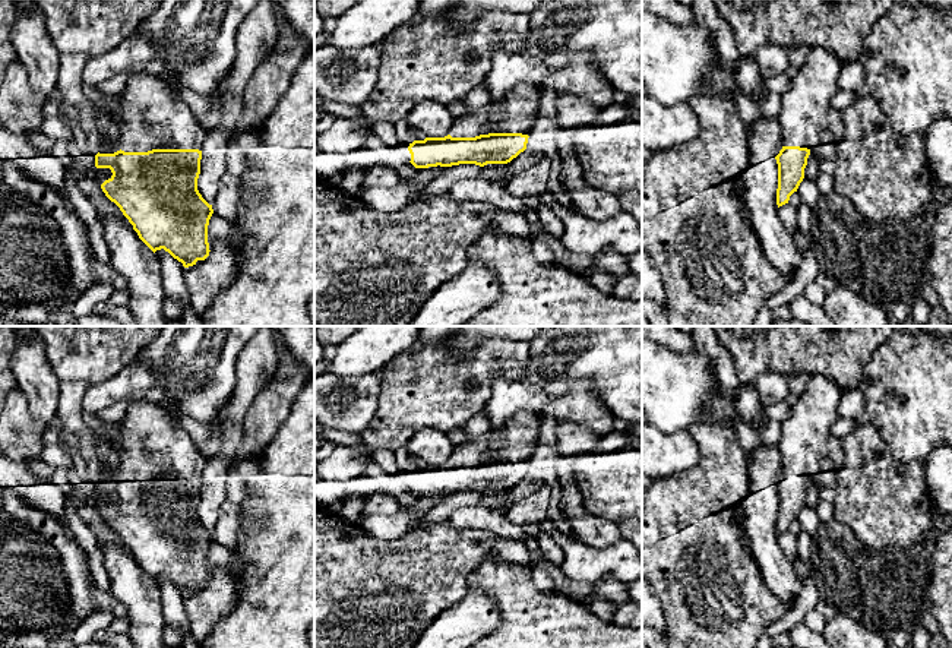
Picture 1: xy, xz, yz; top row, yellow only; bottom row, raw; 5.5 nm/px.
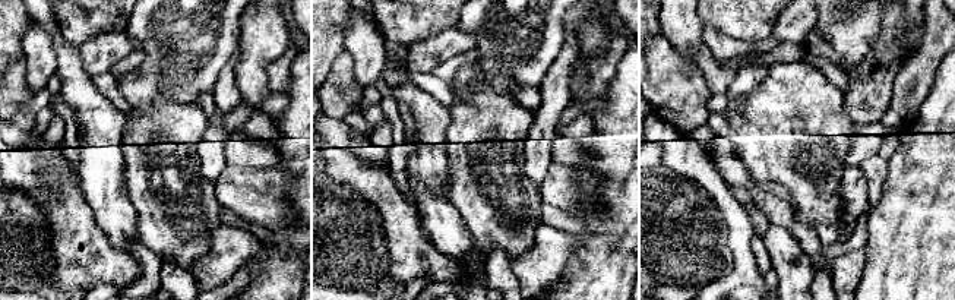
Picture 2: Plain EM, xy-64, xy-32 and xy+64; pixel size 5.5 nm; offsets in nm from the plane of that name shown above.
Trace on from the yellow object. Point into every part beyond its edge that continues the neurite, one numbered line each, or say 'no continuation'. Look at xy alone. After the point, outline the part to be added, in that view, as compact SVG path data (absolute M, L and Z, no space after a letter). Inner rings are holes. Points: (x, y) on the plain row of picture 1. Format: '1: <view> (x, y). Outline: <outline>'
1: xy (152, 445). Outline: M136 401L118 429L121 437L111 443L120 456L121 478L202 478L208 459L189 433L168 417L164 407Z

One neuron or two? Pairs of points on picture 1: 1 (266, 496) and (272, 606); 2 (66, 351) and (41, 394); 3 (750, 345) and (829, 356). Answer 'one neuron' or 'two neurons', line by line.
1: one neuron
2: two neurons
3: one neuron

